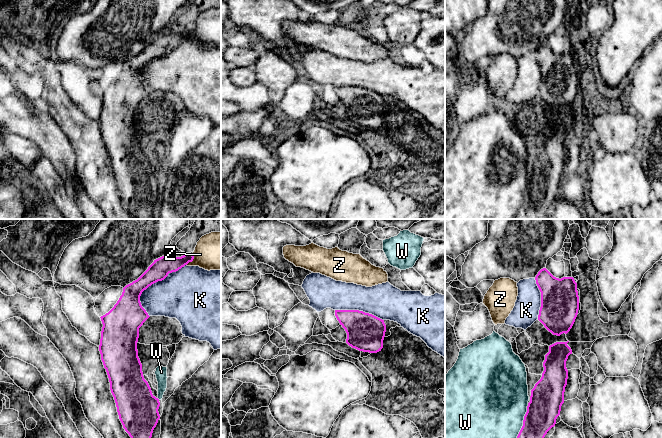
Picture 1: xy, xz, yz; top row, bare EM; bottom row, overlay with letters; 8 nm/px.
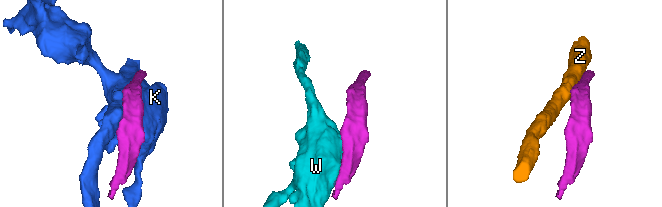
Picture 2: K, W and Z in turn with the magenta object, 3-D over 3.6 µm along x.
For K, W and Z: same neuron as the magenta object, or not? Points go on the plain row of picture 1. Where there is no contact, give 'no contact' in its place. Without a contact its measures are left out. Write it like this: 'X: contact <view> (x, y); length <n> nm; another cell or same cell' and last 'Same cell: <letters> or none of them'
K: contact xy (152, 59); length 500 nm; another cell
W: contact yz (523, 199); length 340 nm; another cell
Z: contact xy (192, 36); length 110 nm; another cell
Same cell: none of them

